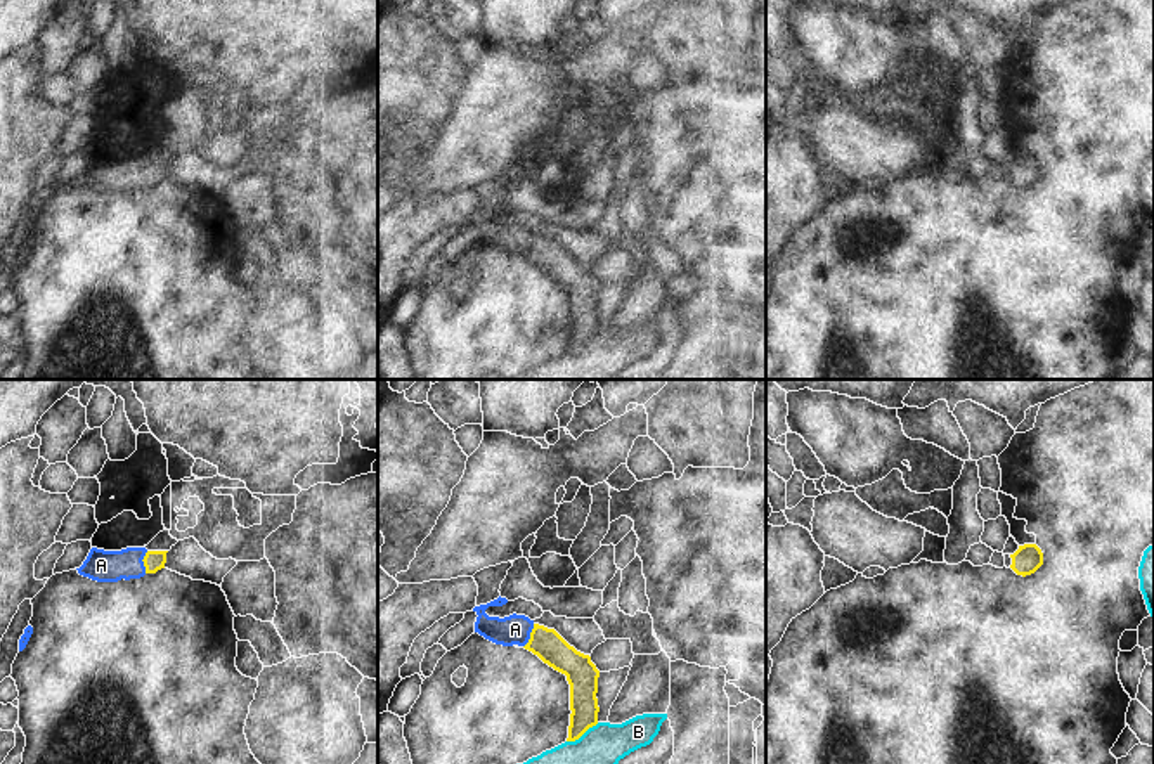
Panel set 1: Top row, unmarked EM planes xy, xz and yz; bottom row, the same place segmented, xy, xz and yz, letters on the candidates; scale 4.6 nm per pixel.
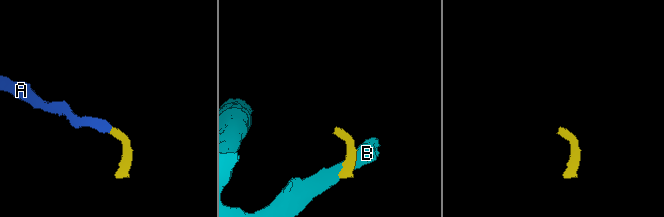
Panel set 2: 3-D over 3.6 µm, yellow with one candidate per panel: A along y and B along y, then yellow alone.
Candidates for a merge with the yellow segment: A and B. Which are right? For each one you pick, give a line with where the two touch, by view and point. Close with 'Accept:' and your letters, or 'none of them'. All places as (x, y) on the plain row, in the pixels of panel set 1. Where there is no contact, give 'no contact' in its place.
A: xz (531, 248)
Accept: A

